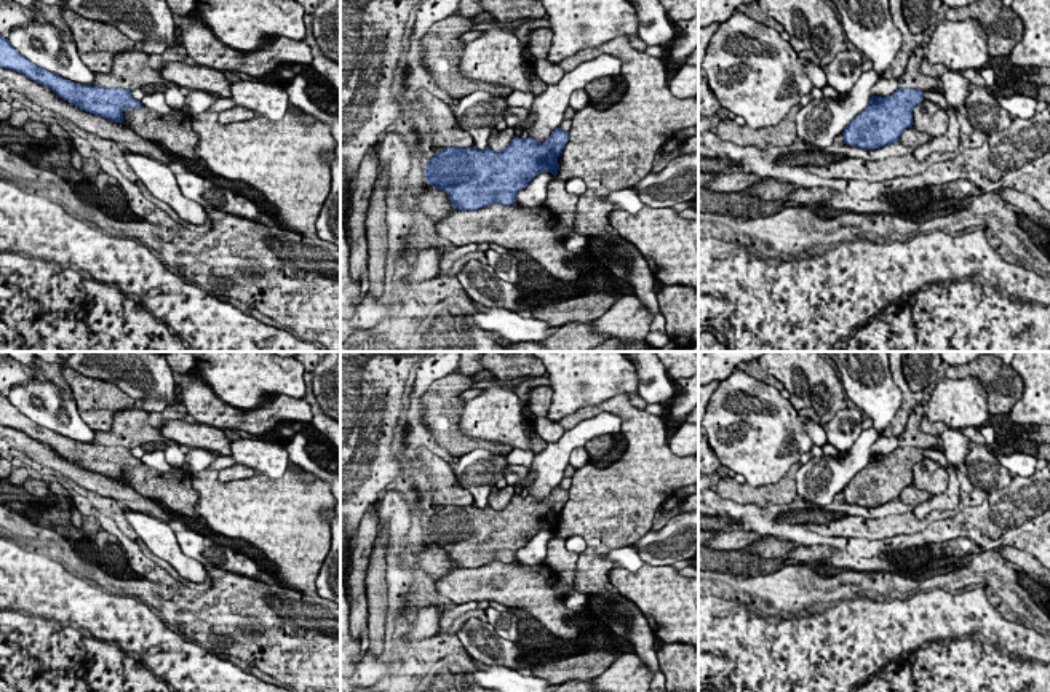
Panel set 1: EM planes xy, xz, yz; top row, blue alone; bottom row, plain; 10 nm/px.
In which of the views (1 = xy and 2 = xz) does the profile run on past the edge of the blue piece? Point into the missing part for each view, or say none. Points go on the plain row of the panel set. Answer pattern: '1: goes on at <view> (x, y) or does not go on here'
1: does not go on here
2: does not go on here

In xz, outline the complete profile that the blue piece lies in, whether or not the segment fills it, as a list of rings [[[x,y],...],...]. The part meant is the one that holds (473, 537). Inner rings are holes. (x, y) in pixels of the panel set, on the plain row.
[[[556,486],[542,502],[532,495],[521,497],[513,494],[502,510],[494,510],[489,505],[481,510],[475,503],[468,507],[446,505],[430,516],[424,534],[432,545],[446,550],[452,564],[459,569],[475,569],[495,561],[510,564],[516,561],[516,551],[526,547],[537,532],[545,529],[556,537],[558,515],[567,499],[569,489]]]

